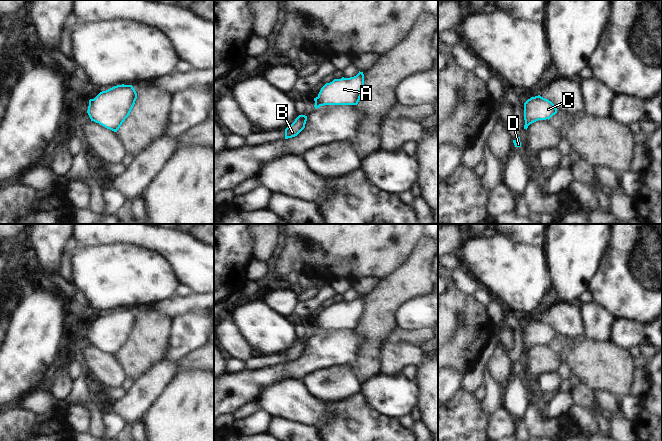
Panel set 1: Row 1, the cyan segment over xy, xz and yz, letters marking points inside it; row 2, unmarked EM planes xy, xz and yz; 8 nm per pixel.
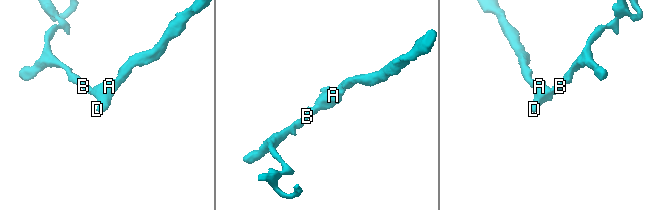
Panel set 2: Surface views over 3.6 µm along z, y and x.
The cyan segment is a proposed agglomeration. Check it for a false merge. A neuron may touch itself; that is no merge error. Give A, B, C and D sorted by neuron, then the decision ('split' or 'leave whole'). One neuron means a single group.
groups A B C D; leave whole

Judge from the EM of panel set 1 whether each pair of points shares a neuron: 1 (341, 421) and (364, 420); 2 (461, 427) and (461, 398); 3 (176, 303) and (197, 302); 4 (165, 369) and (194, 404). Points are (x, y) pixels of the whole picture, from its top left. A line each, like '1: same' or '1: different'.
1: same
2: same
3: same
4: different

